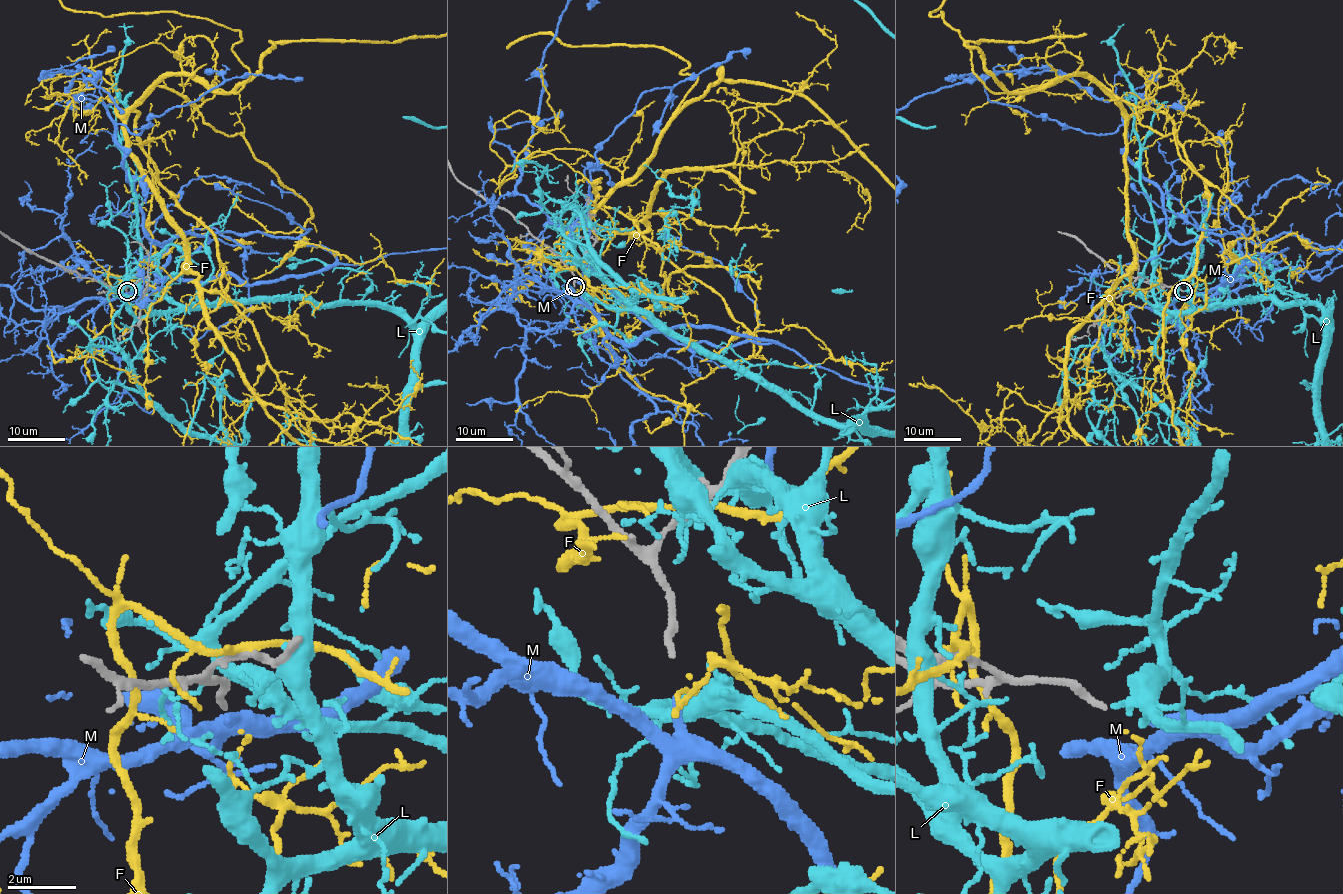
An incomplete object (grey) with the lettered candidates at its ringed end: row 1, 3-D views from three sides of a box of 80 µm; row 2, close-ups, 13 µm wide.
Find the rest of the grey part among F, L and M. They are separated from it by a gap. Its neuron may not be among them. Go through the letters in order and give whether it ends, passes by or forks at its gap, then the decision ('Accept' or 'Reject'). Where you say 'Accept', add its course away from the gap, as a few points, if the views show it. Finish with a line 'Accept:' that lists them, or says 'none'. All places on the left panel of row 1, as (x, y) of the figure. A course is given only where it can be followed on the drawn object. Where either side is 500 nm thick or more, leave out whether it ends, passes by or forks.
F: It ends there. Reject
L: It ends there. Reject
M: It ends there. Accept
Accept: M

